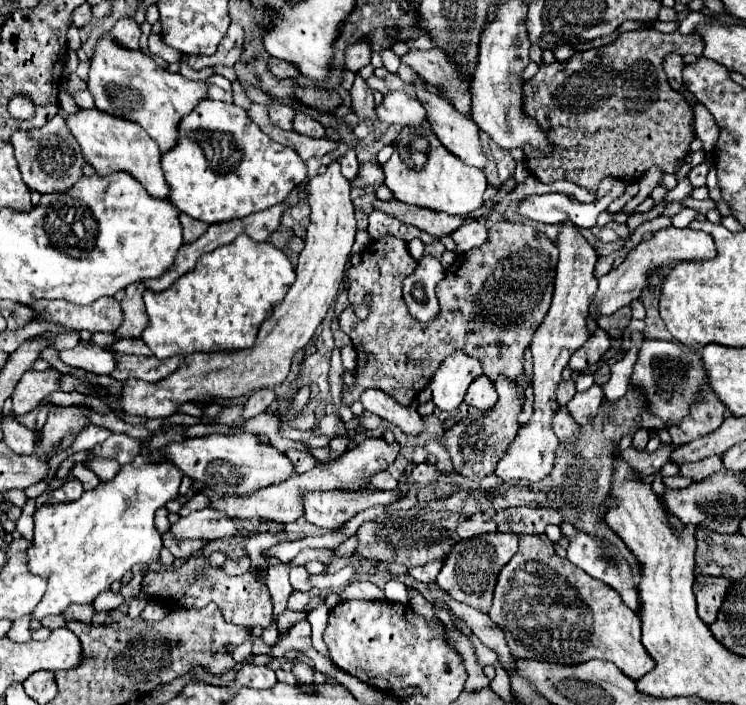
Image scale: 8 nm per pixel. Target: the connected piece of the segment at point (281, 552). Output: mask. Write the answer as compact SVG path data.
M292 541L292 543L282 543L282 545L276 545L276 547L270 547L270 549L266 549L262 555L274 555L274 557L278 557L280 561L288 563L288 561L294 559L296 553L300 553L302 549L304 549L302 541Z

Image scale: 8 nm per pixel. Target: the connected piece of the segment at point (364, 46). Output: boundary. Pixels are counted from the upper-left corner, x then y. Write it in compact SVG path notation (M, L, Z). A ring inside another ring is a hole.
M354 43L346 49L346 69L348 71L360 71L364 65L370 63L370 45L368 43Z

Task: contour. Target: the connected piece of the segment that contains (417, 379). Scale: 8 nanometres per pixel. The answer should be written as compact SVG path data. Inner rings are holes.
M508 221L496 223L494 227L488 229L488 241L482 247L470 249L466 251L466 255L458 255L456 263L452 263L446 269L446 277L436 287L436 297L440 301L440 315L424 327L424 323L410 317L402 297L402 281L418 267L418 261L408 251L408 243L394 235L382 235L380 239L374 239L362 251L360 265L348 271L350 305L338 317L340 329L352 339L354 349L358 353L358 367L356 367L358 381L356 381L356 391L346 395L348 405L356 401L358 393L366 387L378 387L390 393L402 405L410 405L410 401L424 387L428 387L430 379L434 377L442 361L456 349L464 349L466 353L478 357L484 367L484 375L488 375L490 381L496 381L498 375L514 379L522 371L524 349L530 345L534 331L538 329L546 311L550 309L554 293L556 261L558 261L558 249L542 231L520 223L508 223ZM366 295L370 295L370 313L366 319L358 319L354 313L354 305L364 303Z

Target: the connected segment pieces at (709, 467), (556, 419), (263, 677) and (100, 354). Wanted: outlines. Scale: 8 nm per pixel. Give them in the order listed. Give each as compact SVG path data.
M714 455L714 457L706 457L702 461L694 463L685 463L680 467L679 475L690 477L694 481L701 481L718 473L718 471L726 471L724 463L722 463L722 455Z
M556 407L556 413L552 415L552 427L554 433L562 439L562 441L570 441L572 437L576 437L578 431L578 423L570 417L570 413L564 407Z
M246 661L242 669L236 673L238 689L240 687L254 687L254 689L270 689L276 683L276 675L266 665L256 665L252 661Z
M78 345L74 349L64 349L58 353L58 357L70 367L78 367L96 375L110 375L118 367L116 353L98 345Z

